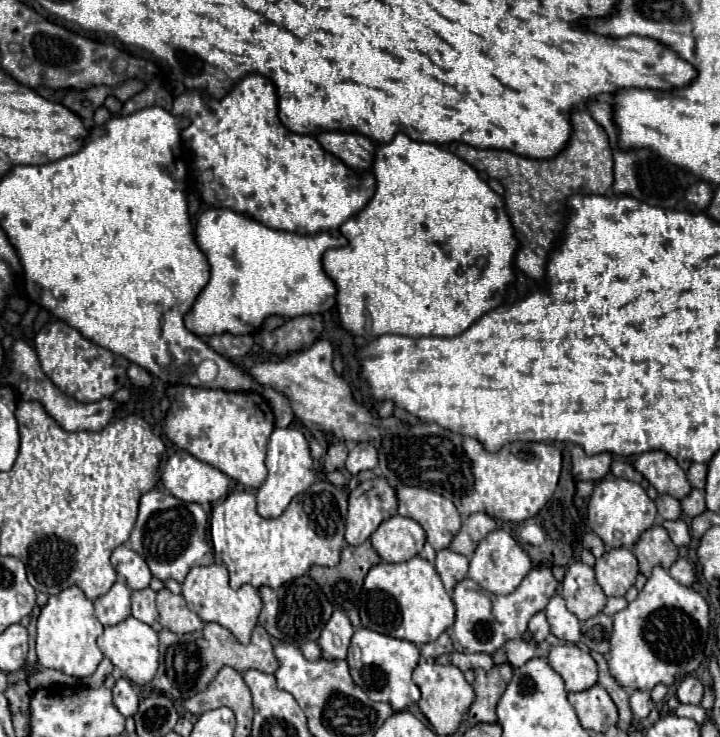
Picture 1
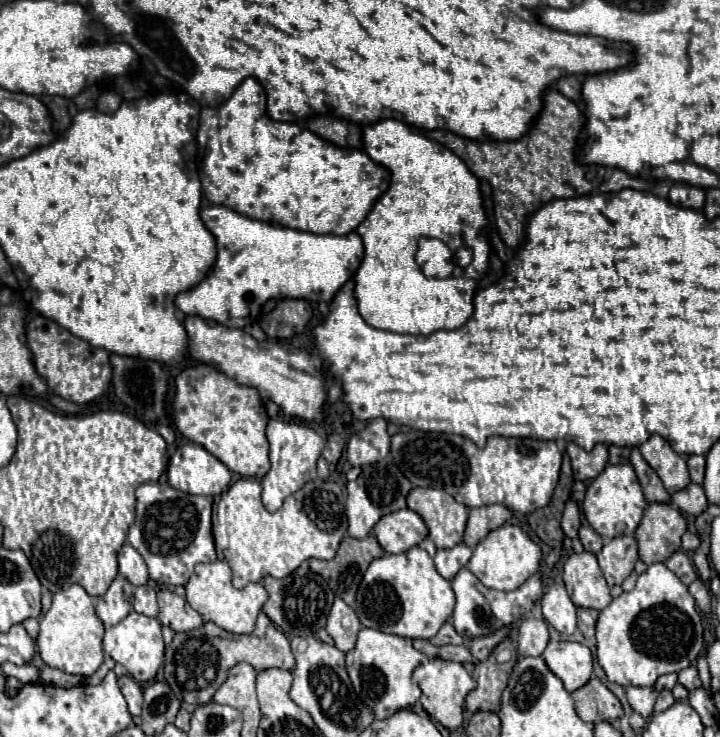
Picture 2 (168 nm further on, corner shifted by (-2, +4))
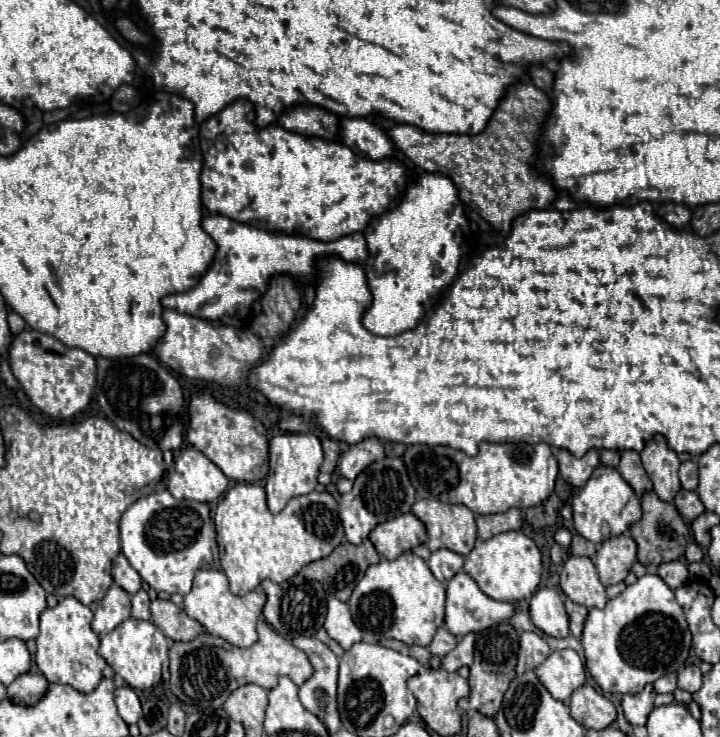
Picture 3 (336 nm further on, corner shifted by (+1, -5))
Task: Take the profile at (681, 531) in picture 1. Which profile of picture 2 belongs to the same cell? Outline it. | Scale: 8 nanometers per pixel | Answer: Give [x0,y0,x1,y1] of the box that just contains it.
[682,532,700,552]

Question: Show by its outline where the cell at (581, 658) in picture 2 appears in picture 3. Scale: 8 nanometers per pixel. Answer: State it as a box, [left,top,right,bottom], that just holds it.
[535,649,585,703]

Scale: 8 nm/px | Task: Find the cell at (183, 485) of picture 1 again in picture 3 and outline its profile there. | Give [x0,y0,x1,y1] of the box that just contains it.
[167,447,229,503]

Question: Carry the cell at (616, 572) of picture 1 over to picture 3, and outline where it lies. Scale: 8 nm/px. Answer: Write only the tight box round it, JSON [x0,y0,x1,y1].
[593,535,637,587]

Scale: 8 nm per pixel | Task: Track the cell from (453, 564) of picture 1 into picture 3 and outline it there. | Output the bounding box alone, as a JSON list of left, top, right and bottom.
[427,549,465,583]

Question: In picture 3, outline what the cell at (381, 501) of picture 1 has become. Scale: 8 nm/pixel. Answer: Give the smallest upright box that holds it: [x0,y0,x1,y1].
[339,457,415,545]

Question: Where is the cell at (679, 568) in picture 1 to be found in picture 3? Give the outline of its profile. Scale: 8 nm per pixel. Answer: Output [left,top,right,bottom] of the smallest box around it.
[657,561,689,589]

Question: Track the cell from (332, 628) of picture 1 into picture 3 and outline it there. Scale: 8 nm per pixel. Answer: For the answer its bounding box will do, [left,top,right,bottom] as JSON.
[325,595,361,651]

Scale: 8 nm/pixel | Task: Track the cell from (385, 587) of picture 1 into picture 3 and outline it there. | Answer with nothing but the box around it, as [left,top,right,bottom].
[349,551,445,647]

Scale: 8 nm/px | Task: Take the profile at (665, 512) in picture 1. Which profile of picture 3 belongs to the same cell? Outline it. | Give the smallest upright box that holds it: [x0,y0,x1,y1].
[617,451,651,497]

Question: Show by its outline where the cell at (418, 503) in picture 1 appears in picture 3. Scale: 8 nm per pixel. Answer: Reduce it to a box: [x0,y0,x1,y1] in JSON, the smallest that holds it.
[413,499,475,555]

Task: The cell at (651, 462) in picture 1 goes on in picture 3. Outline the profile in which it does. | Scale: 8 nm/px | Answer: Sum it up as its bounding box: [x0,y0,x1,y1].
[641,435,681,501]

